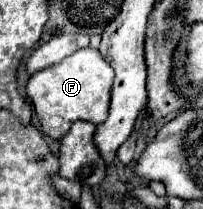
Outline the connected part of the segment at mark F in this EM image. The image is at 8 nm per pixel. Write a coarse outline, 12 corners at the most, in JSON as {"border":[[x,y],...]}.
{"border":[[81,48],[31,74],[43,132],[107,118],[115,72]]}

